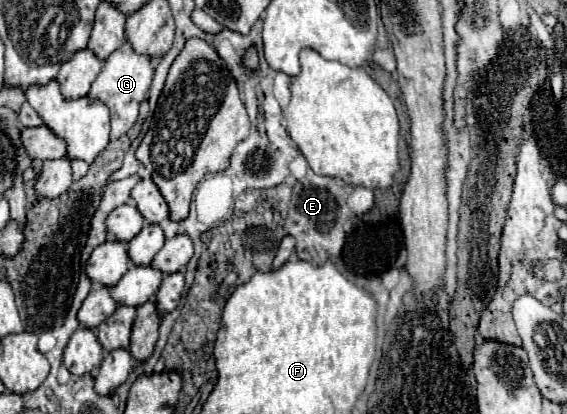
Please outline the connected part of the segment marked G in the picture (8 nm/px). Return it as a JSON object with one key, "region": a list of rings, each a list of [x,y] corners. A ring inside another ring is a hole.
{"region":[[[125,42],[121,48],[117,48],[103,64],[103,70],[95,78],[89,90],[89,98],[103,102],[109,112],[111,112],[111,140],[119,140],[123,134],[127,134],[133,124],[137,122],[139,114],[139,104],[149,92],[153,80],[153,68],[151,68],[151,58],[149,56],[139,56],[133,52],[129,42]]]}

